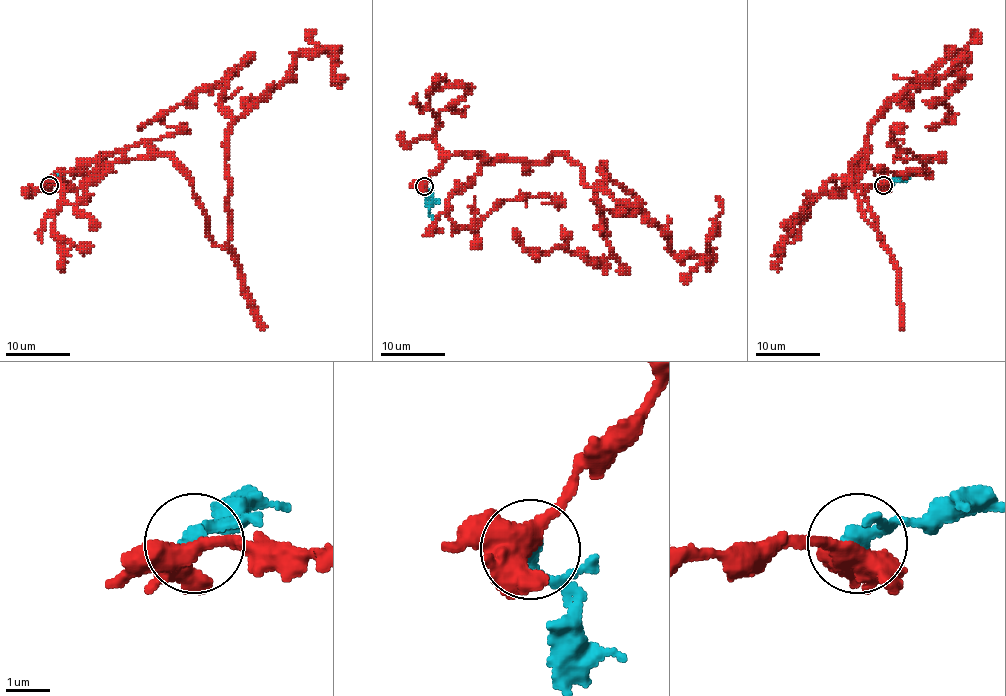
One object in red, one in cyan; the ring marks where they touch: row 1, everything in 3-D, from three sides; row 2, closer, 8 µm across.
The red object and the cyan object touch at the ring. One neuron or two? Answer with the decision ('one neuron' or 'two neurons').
two neurons

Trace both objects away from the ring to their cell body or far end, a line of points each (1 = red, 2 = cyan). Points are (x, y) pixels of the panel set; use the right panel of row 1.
1: (883, 185), (851, 187), (859, 155), (886, 246), (868, 129), (952, 48), (938, 79), (894, 76)
2: (883, 185), (915, 174)

